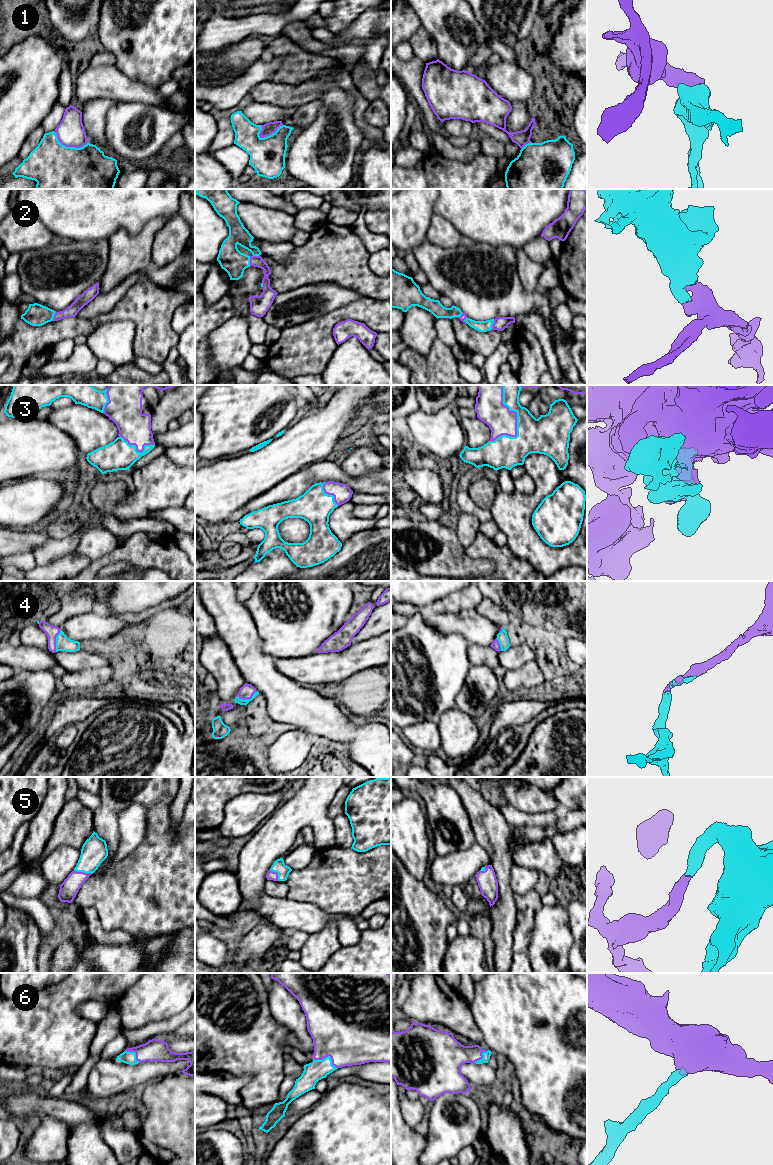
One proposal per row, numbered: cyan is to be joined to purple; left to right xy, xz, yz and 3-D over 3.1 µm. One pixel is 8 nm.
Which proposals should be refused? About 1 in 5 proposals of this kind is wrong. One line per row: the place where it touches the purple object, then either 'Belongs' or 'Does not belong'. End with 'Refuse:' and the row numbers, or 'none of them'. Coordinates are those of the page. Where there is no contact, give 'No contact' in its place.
1: Touches purple at xy (68, 146). Does not belong
2: Touches purple at yz (493, 324). Belongs
3: Touches purple at yz (516, 421). Belongs
4: Touches purple at xy (55, 641). Belongs
5: Touches purple at xy (83, 872). Belongs
6: Touches purple at xz (328, 1055). Belongs
Refuse: 1

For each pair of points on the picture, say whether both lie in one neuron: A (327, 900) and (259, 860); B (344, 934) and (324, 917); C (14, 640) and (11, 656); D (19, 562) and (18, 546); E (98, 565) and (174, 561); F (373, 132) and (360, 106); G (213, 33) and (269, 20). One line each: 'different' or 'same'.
A: different
B: same
C: different
D: different
E: same
F: same
G: same

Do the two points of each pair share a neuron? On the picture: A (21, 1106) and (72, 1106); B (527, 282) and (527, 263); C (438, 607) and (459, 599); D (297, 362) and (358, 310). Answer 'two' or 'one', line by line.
A: one
B: one
C: one
D: one

